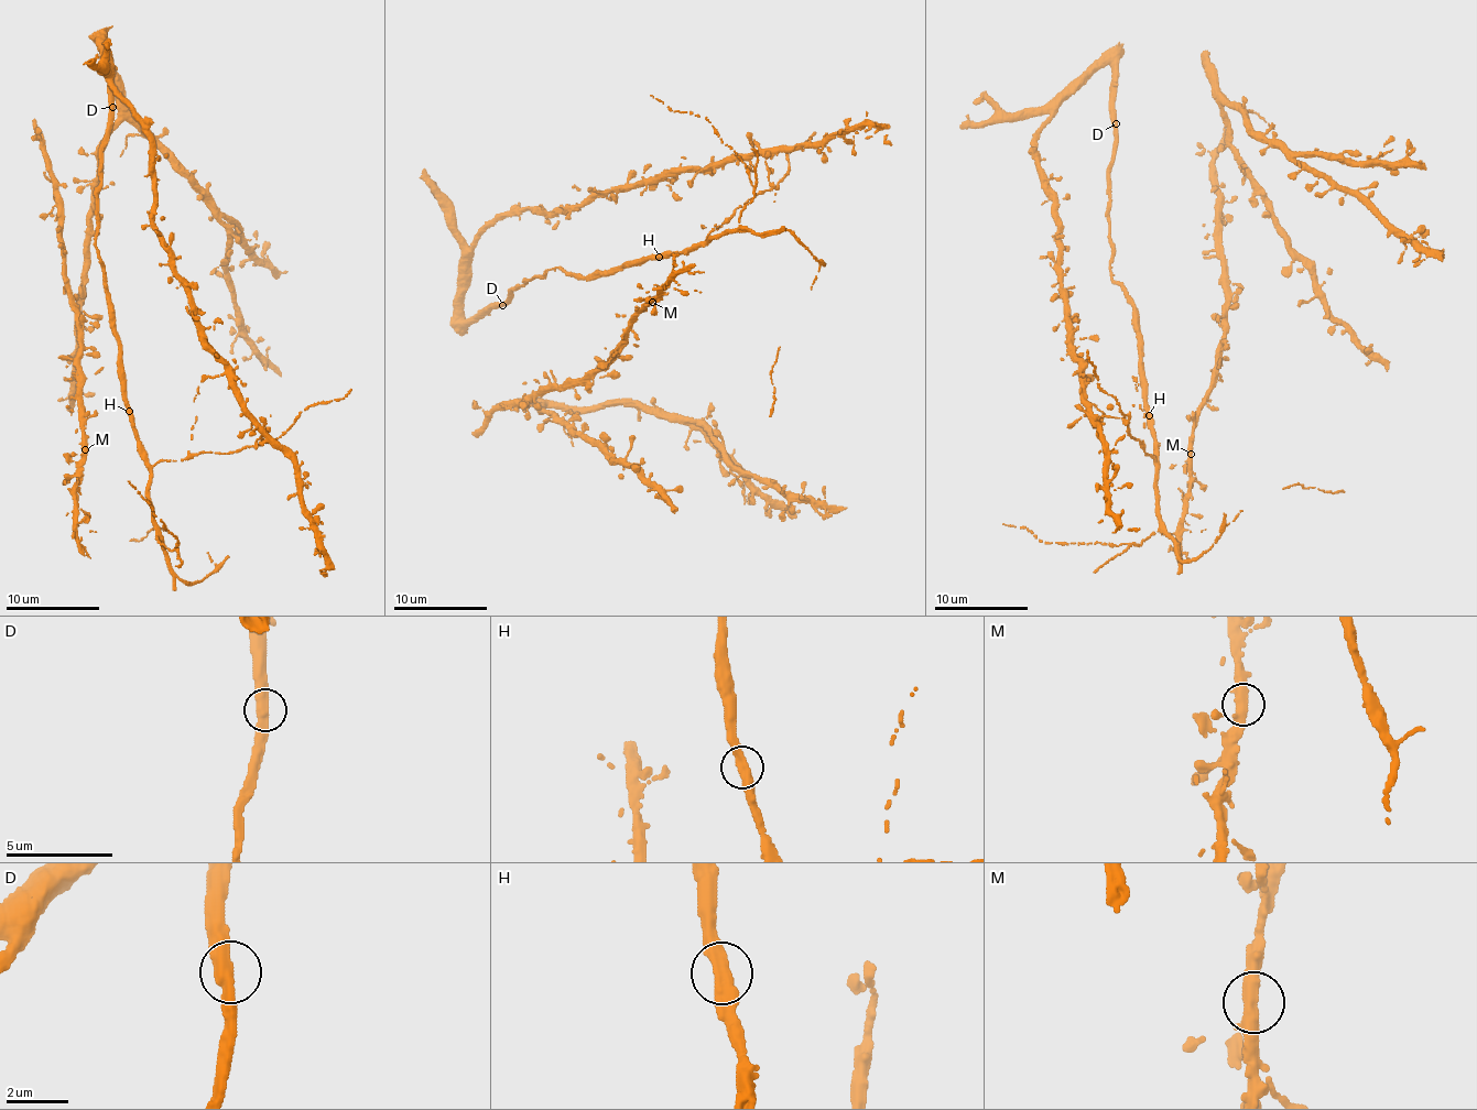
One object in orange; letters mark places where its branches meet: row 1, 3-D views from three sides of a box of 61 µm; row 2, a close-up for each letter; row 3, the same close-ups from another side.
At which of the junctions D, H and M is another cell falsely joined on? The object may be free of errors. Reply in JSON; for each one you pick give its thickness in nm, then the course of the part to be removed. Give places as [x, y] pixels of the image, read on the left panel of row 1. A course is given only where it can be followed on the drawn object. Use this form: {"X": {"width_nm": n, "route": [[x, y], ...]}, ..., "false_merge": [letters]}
{"false_merge": []}

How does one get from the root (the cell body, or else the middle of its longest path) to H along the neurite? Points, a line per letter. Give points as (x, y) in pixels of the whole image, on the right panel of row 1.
H: (1111, 124), (1115, 149), (1108, 174), (1111, 280), (1125, 290), (1128, 303), (1133, 306), (1140, 384), (1149, 415)

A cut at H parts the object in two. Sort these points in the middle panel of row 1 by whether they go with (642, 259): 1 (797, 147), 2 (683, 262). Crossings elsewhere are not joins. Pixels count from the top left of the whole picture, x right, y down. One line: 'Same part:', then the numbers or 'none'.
Same part: 1, 2

